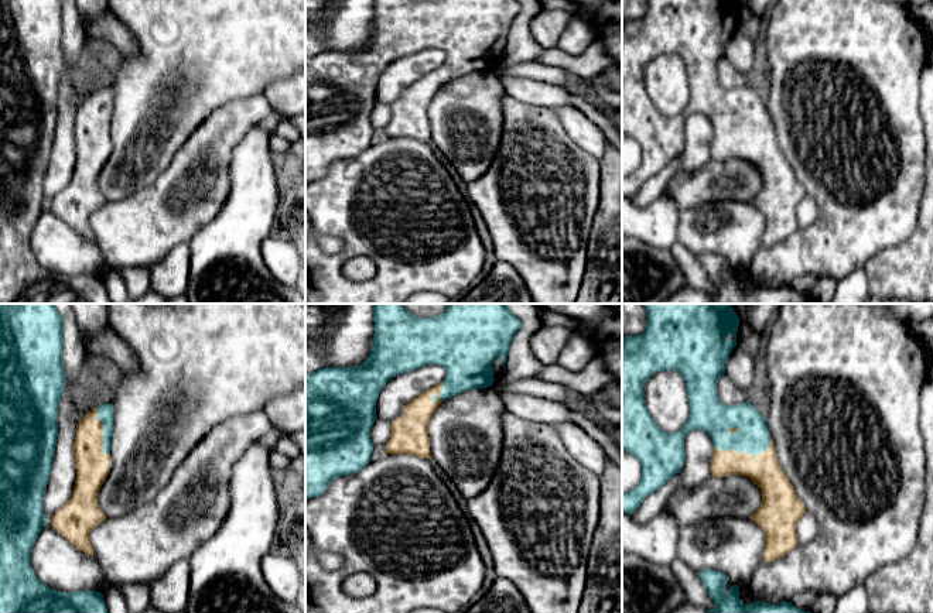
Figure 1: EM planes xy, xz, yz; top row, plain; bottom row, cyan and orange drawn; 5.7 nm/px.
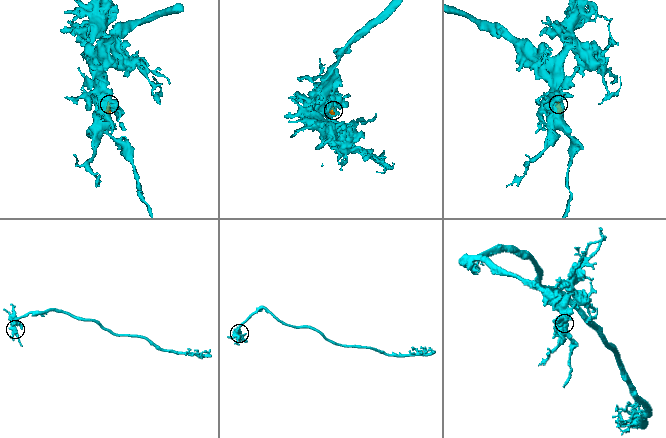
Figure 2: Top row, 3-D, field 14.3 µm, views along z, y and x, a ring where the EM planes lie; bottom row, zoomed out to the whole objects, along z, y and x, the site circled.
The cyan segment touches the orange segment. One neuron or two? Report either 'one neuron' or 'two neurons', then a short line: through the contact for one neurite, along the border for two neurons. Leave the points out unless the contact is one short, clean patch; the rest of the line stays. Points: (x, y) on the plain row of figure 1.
one neuron

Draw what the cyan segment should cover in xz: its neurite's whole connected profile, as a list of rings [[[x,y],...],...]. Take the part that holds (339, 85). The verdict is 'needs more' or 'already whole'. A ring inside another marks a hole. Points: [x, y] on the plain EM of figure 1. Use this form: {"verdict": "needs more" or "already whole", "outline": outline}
{"verdict": "needs more", "outline": [[[373,0],[373,4],[375,4],[375,17],[373,17],[372,32],[370,32],[369,41],[360,49],[325,51],[325,52],[319,52],[314,56],[305,56],[305,182],[312,182],[312,181],[321,179],[329,171],[331,165],[335,161],[355,158],[370,145],[370,140],[372,140],[373,130],[375,130],[370,123],[370,113],[376,103],[376,85],[379,82],[380,73],[386,69],[386,66],[390,65],[393,61],[403,58],[409,54],[414,54],[414,52],[423,51],[426,48],[440,48],[447,55],[445,62],[435,71],[428,72],[427,75],[424,75],[423,78],[413,82],[411,85],[409,85],[404,89],[401,100],[392,106],[392,117],[390,117],[390,123],[386,129],[386,137],[390,137],[390,138],[407,137],[407,138],[414,138],[417,141],[430,143],[431,133],[430,133],[428,107],[430,107],[430,103],[431,103],[434,95],[438,92],[438,89],[442,85],[445,85],[454,79],[458,79],[468,73],[491,71],[498,62],[500,62],[513,20],[523,10],[517,0],[431,0],[431,1]]]}

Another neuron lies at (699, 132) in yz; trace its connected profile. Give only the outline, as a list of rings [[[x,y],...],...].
[[[696,113],[684,121],[684,147],[680,154],[681,167],[679,172],[694,172],[708,164],[711,158],[711,141],[714,127],[708,116]]]

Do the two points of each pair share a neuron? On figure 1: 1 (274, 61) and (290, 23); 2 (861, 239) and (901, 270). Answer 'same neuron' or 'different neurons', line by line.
1: same neuron
2: different neurons

